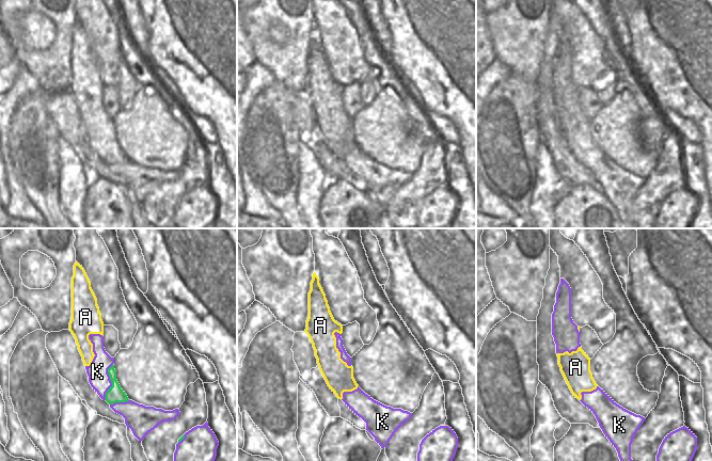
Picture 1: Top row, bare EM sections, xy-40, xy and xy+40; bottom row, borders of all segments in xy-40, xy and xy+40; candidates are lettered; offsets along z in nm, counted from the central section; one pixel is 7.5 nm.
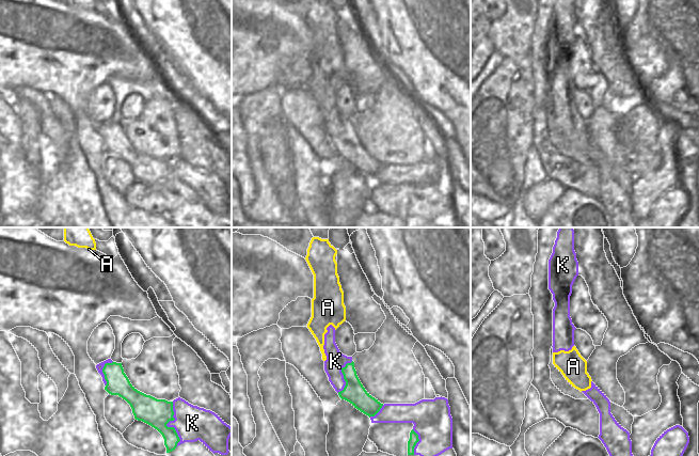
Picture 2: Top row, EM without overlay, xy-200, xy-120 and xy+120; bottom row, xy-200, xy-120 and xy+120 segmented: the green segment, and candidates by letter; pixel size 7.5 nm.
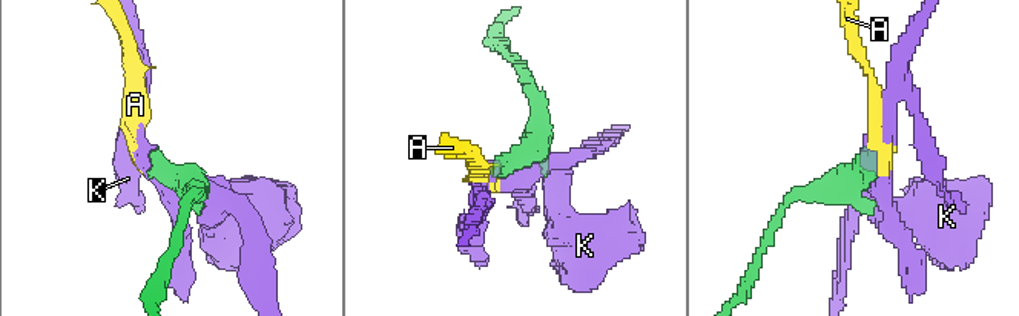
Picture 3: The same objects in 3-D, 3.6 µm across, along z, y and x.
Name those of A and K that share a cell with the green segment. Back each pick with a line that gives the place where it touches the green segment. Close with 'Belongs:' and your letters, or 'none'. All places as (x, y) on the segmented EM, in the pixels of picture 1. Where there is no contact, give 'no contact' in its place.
Belongs: none

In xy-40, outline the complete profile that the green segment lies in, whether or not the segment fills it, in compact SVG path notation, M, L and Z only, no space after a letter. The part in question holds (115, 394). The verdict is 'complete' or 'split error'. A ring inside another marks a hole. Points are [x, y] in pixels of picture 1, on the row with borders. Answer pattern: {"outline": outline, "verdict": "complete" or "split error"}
{"outline": "M112 365L108 369L108 373L110 376L110 380L112 382L112 386L106 393L106 401L109 404L113 404L115 402L126 402L128 401L128 397L125 392L121 388L117 380L116 380L116 371L114 369L114 365Z", "verdict": "complete"}

